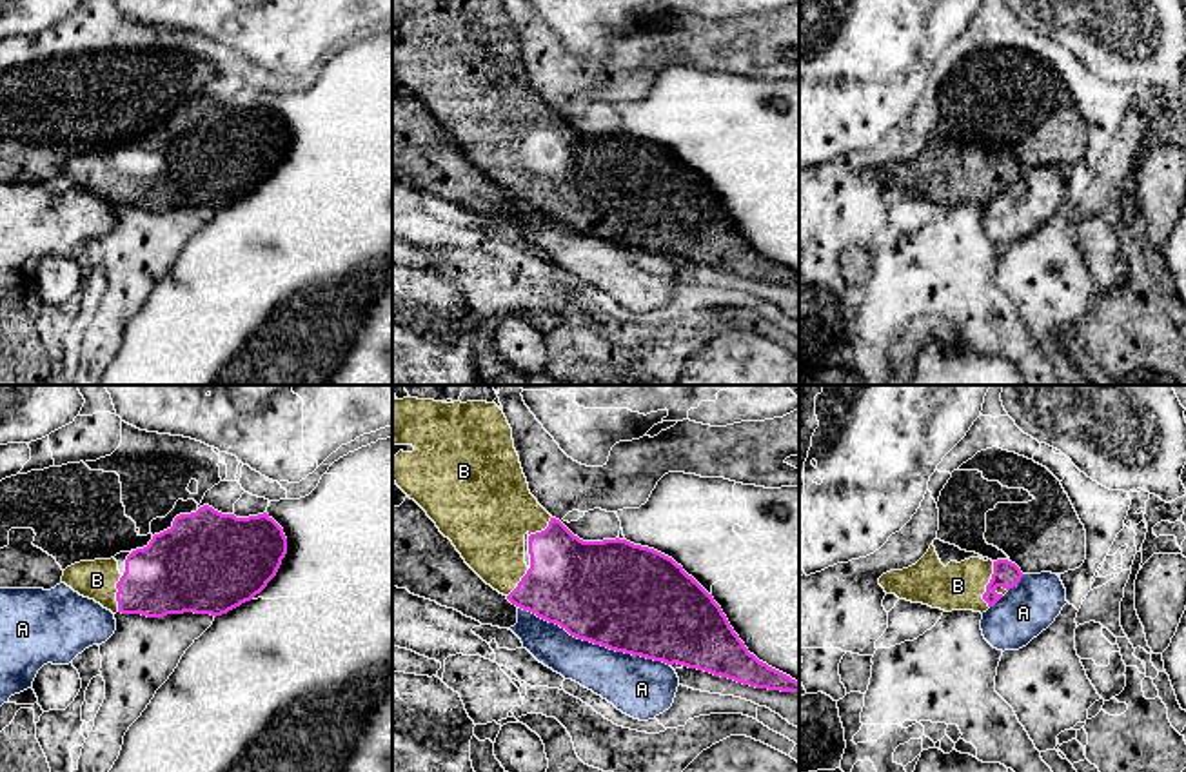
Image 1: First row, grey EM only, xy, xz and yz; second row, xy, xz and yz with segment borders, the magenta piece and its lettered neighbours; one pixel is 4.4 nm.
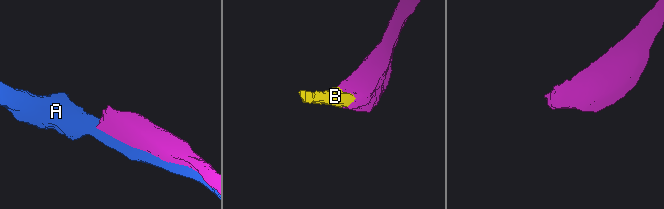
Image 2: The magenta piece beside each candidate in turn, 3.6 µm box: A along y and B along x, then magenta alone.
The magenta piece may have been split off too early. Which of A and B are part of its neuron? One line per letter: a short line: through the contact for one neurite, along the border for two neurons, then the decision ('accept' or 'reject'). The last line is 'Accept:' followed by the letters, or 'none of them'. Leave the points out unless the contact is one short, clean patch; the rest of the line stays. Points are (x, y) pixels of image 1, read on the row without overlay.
A: reject
B: accept
Accept: B

